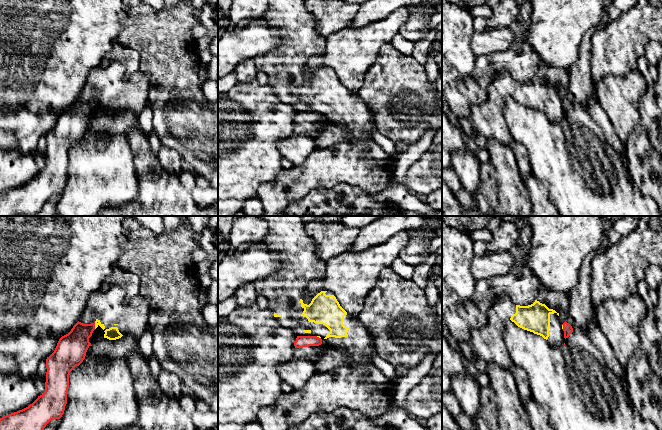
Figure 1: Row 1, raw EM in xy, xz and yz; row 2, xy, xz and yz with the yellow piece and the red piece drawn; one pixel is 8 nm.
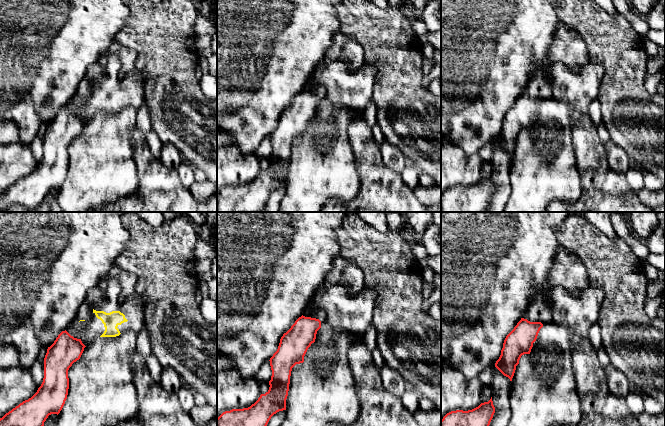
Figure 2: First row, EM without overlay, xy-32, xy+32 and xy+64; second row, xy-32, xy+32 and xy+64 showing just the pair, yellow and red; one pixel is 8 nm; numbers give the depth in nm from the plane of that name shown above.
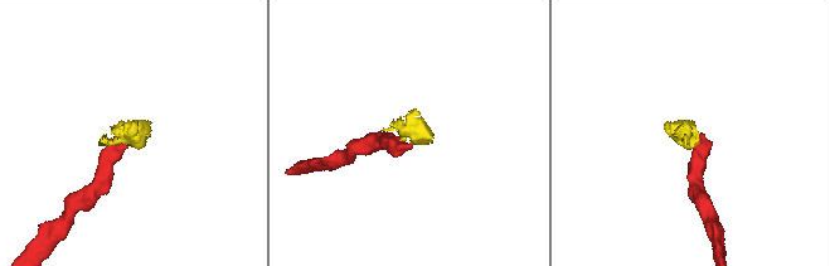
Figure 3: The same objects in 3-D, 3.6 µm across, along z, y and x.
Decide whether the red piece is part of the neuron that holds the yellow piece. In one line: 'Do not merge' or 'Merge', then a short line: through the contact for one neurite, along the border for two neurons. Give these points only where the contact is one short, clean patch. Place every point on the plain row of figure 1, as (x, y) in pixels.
Do not merge. Line: xy (94, 98), (95, 104)

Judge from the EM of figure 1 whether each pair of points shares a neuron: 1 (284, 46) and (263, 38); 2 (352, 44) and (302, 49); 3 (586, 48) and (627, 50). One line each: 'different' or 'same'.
1: different
2: different
3: different

